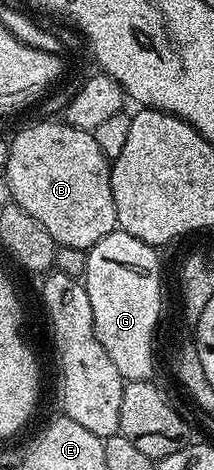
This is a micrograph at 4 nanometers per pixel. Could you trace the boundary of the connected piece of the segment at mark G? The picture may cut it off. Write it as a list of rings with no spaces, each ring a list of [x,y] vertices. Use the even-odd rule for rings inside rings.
[[[115,229],[86,252],[84,282],[88,301],[92,301],[92,321],[104,353],[112,357],[112,365],[120,369],[123,380],[150,379],[154,371],[154,330],[162,315],[162,267],[159,252],[124,230]]]

